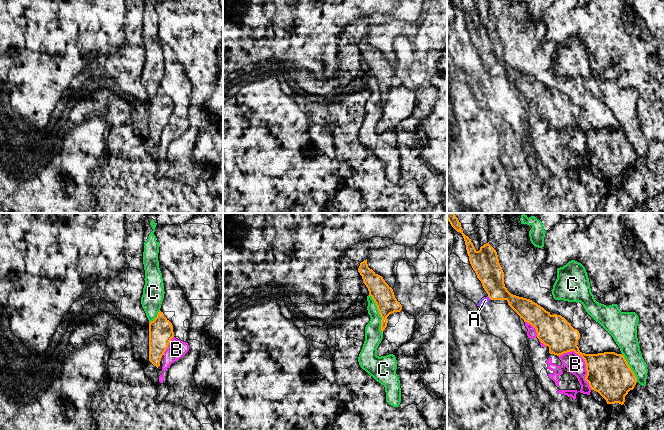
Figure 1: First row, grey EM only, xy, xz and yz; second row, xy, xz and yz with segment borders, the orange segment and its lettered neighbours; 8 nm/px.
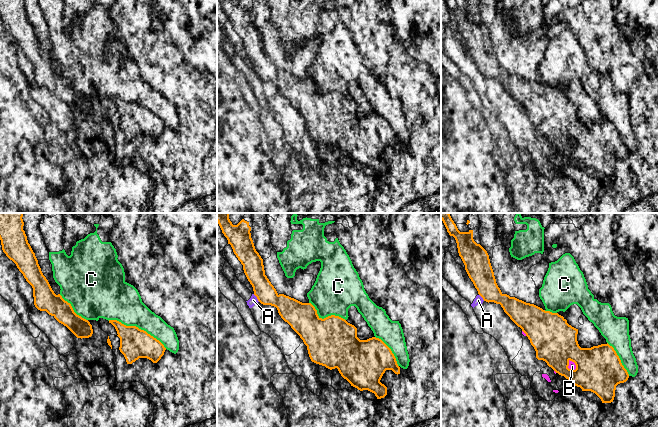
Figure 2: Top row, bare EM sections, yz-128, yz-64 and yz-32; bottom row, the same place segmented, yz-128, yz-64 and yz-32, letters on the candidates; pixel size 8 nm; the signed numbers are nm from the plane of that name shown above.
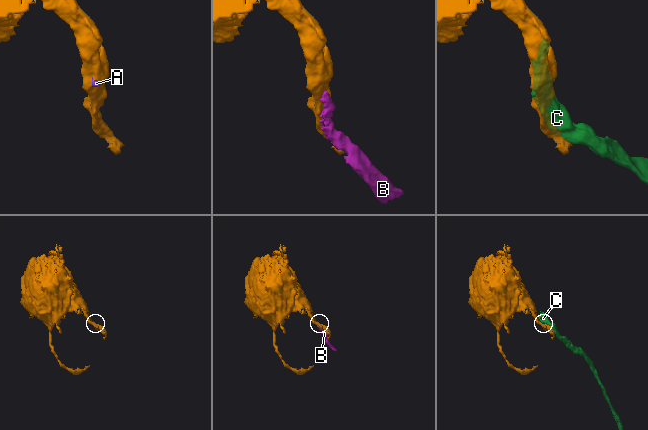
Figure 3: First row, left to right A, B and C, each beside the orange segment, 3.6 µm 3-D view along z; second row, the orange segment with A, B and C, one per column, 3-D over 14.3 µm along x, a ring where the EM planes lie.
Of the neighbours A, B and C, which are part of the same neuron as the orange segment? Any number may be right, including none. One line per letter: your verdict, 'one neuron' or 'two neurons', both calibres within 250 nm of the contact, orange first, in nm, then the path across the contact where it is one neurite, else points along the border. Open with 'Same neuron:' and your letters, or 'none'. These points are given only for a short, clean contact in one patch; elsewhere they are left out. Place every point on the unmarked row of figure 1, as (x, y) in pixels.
Same neuron: none
A: two neurons; 200 nm thick on the orange side, 60 nm on the other; border along yz (487, 72), (491, 75)
B: two neurons; 340 nm thick on the orange side, 160 nm on the other
C: two neurons; 170 nm thick on the orange side, 140 nm on the other

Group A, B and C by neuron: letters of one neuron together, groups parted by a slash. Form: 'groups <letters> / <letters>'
groups A B / C

